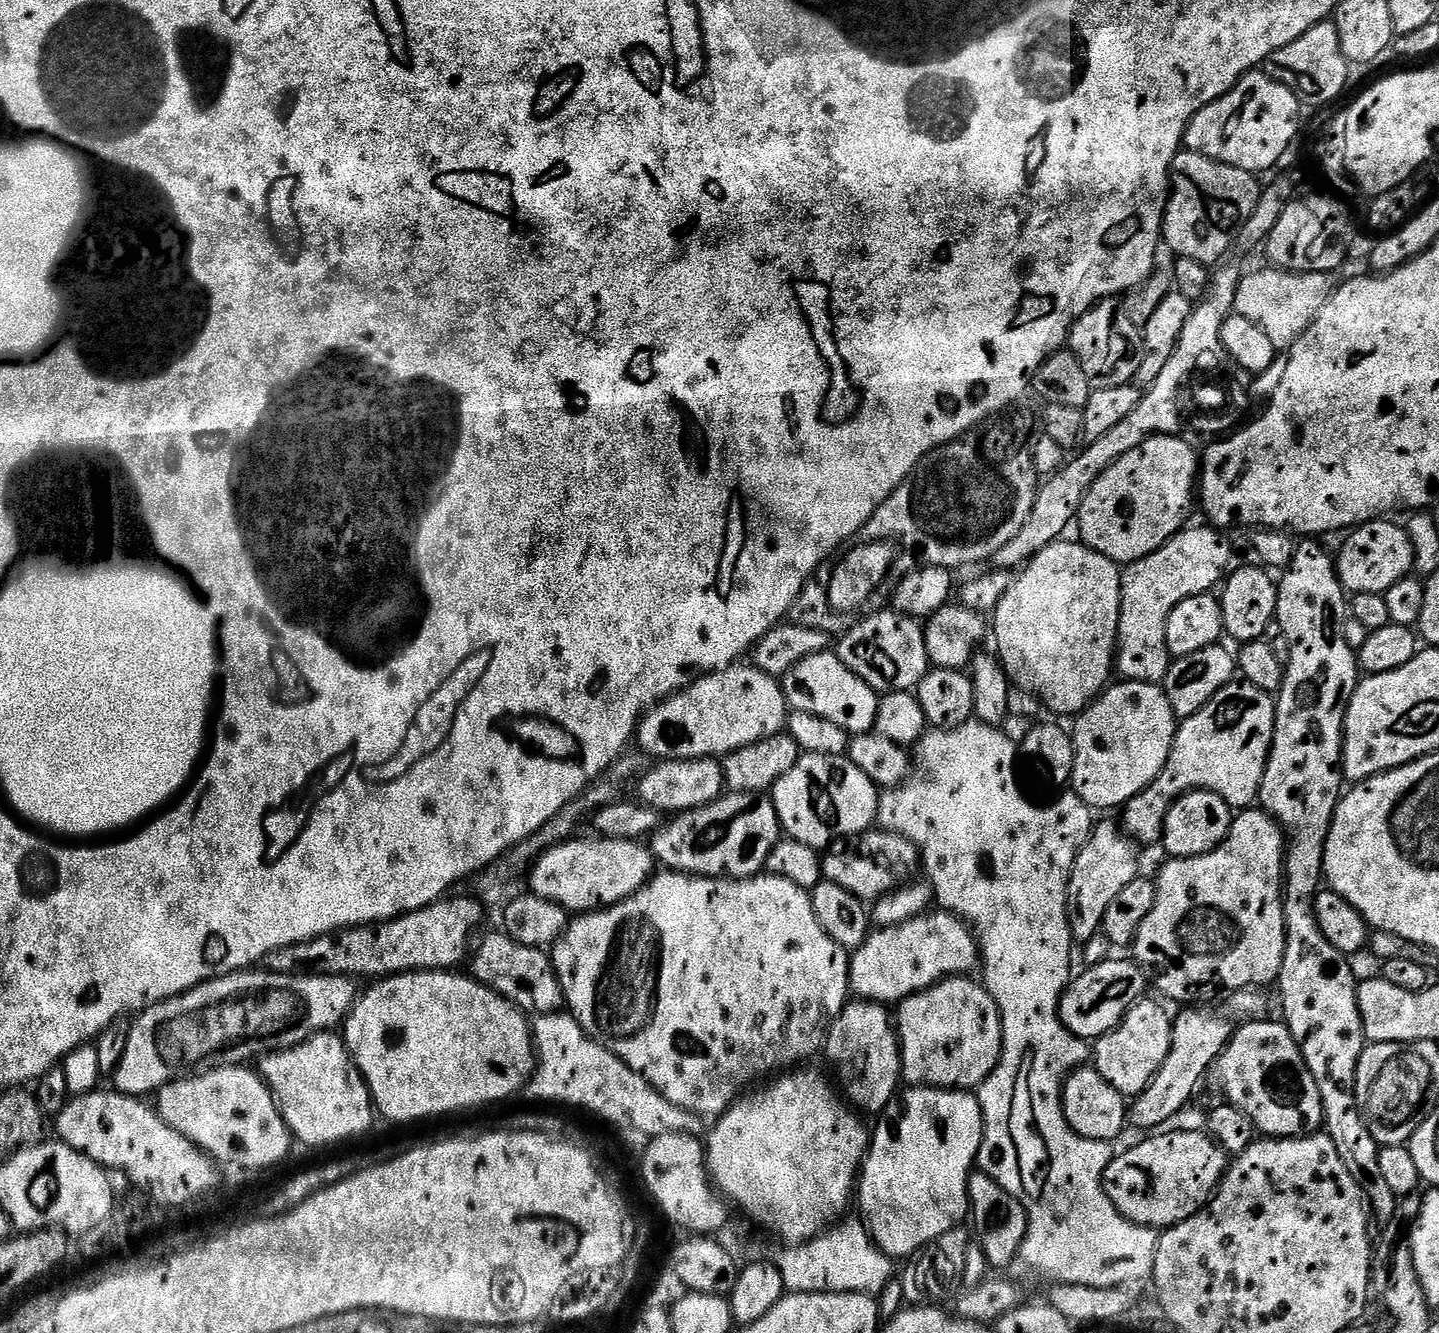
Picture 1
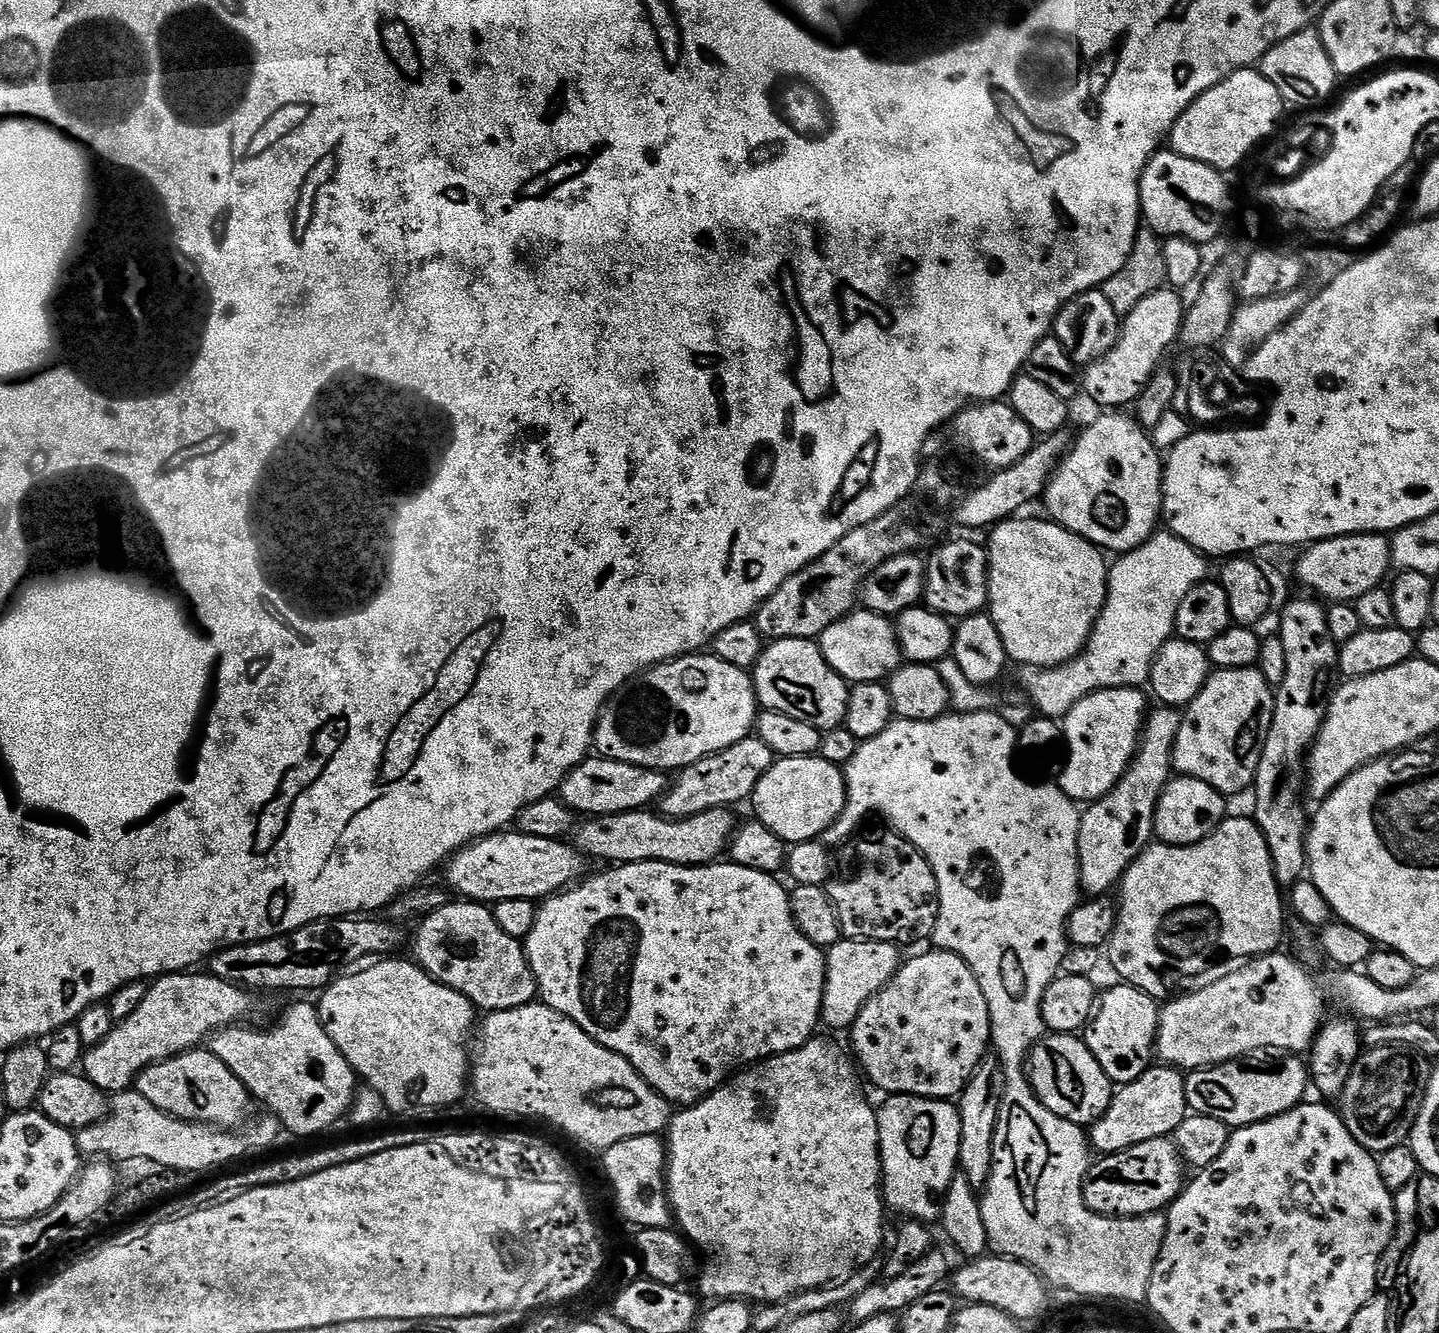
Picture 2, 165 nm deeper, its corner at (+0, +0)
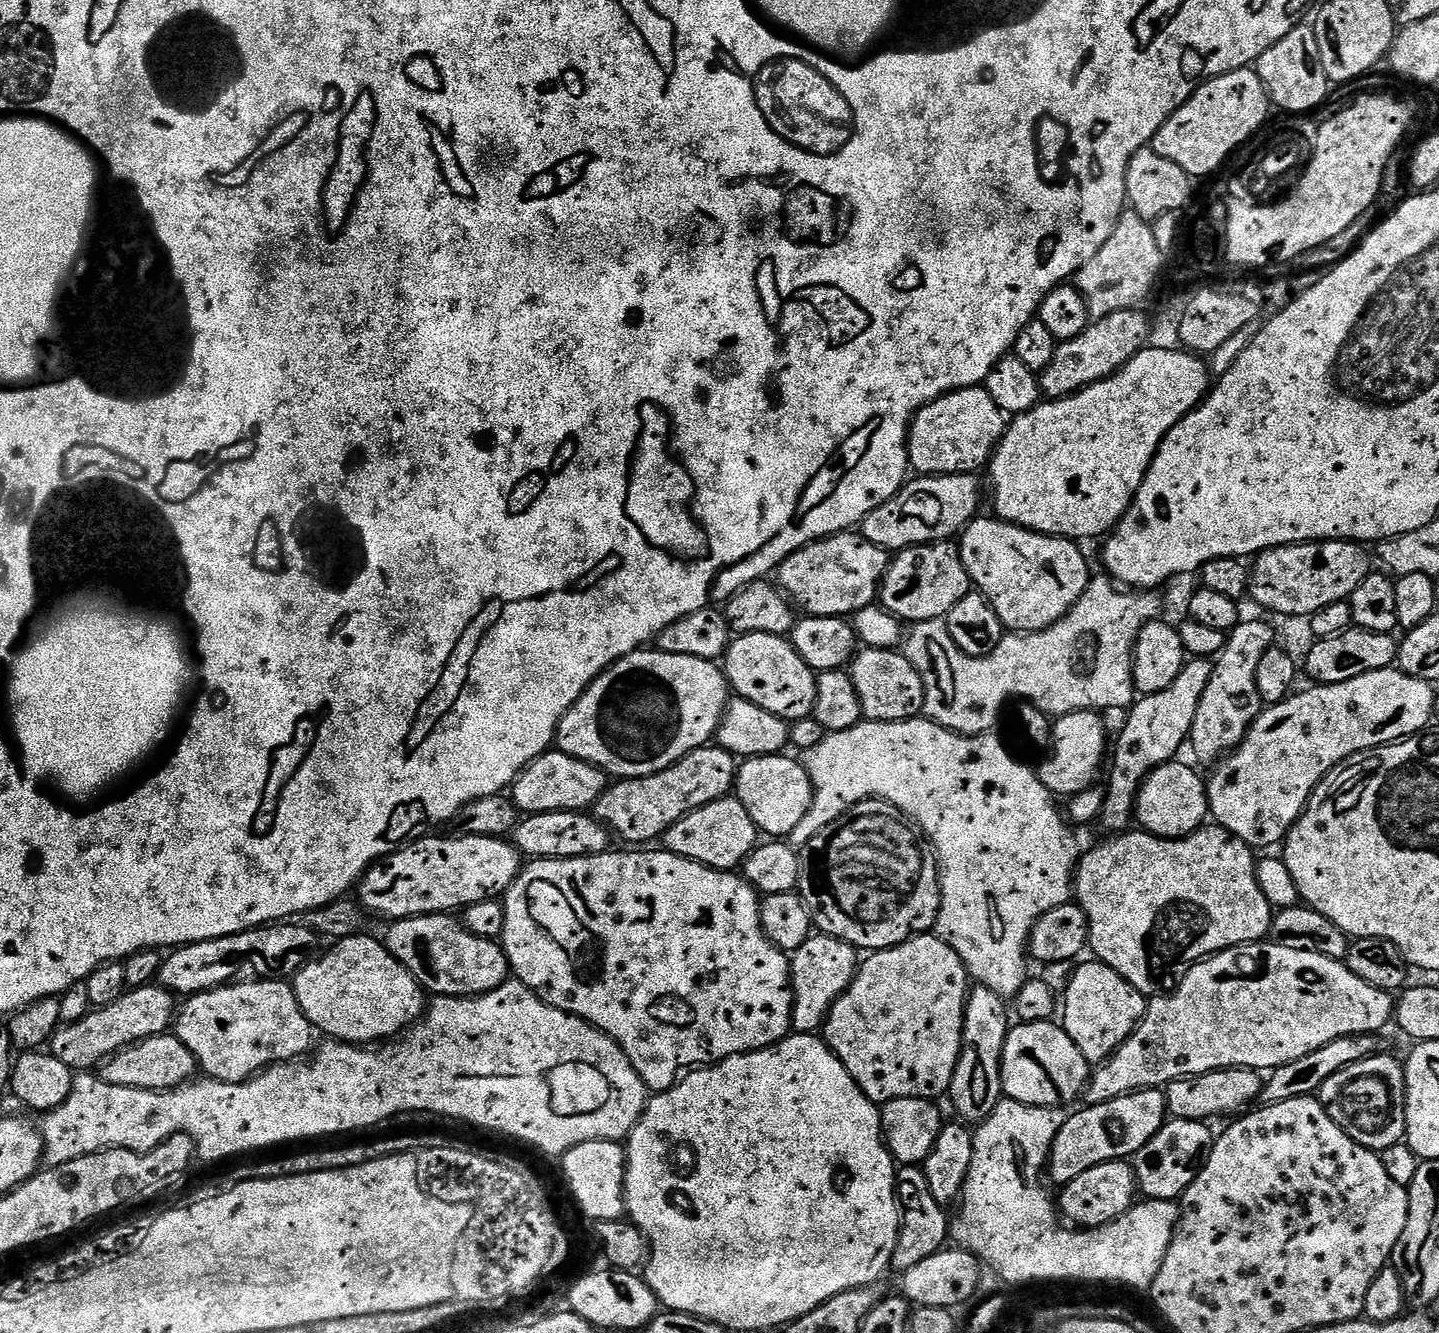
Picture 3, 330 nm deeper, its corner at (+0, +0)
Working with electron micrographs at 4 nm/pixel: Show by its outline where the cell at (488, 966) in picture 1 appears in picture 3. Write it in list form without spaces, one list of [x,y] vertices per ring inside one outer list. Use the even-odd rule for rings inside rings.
[[[436,912],[432,916],[407,916],[391,927],[386,935],[388,949],[433,997],[481,996],[509,979],[508,955],[503,947],[474,934],[455,915]]]

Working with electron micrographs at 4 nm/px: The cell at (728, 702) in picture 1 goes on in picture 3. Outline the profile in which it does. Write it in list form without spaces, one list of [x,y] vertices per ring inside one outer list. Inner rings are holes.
[[[637,650],[629,656],[624,656],[621,660],[611,664],[595,682],[578,698],[578,702],[562,718],[560,727],[556,729],[555,743],[559,751],[565,752],[567,756],[573,756],[579,760],[586,760],[589,764],[607,772],[609,777],[623,778],[625,780],[637,780],[639,776],[649,776],[655,772],[661,772],[670,767],[674,762],[678,762],[686,754],[694,750],[705,747],[715,737],[716,729],[720,726],[720,720],[724,717],[724,709],[730,703],[730,685],[727,676],[724,675],[719,663],[694,658],[686,654],[666,654],[659,650]]]

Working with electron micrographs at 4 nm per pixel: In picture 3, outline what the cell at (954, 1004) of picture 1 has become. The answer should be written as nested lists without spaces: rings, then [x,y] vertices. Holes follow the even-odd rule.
[[[935,934],[913,936],[911,940],[902,942],[898,946],[871,953],[867,958],[869,960],[865,964],[863,961],[859,965],[856,979],[852,981],[852,985],[837,998],[835,1006],[828,1011],[828,1019],[824,1021],[822,1029],[822,1039],[832,1049],[833,1054],[843,1062],[848,1073],[856,1079],[856,1085],[871,1098],[873,1104],[883,1106],[890,1100],[901,1100],[902,1098],[935,1101],[936,1096],[942,1095],[943,1092],[945,1095],[951,1089],[954,1070],[958,1066],[958,1058],[964,1048],[964,1015],[970,991],[968,969],[964,967],[959,954],[945,940],[941,940]]]

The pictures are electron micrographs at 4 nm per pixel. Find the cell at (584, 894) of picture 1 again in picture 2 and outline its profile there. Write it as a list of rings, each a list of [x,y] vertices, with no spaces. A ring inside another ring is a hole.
[[[515,830],[493,832],[460,849],[447,861],[447,887],[465,901],[483,902],[489,906],[510,898],[543,901],[575,885],[585,875],[584,853],[571,843],[564,843],[563,839],[538,838]]]

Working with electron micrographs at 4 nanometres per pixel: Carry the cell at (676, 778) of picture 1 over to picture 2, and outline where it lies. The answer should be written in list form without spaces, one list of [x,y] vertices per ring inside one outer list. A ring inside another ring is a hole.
[[[589,758],[580,763],[571,774],[560,783],[558,796],[573,813],[585,812],[588,818],[638,812],[655,805],[664,795],[670,780],[663,771],[643,768],[637,764],[627,764],[617,760]]]

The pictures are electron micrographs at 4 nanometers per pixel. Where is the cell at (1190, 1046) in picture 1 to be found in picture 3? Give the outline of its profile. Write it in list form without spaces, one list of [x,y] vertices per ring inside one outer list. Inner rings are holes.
[[[1143,1088],[1140,1092],[1128,1092],[1125,1096],[1114,1098],[1110,1102],[1088,1104],[1081,1112],[1073,1111],[1062,1126],[1062,1130],[1058,1130],[1056,1140],[1052,1144],[1052,1152],[1048,1155],[1047,1175],[1049,1177],[1052,1175],[1052,1180],[1057,1186],[1063,1186],[1078,1178],[1078,1174],[1086,1174],[1086,1170],[1094,1166],[1111,1160],[1128,1160],[1135,1157],[1136,1152],[1142,1150],[1142,1146],[1146,1146],[1146,1142],[1150,1142],[1150,1138],[1154,1138],[1158,1130],[1162,1130],[1169,1116],[1168,1097],[1158,1088]]]

